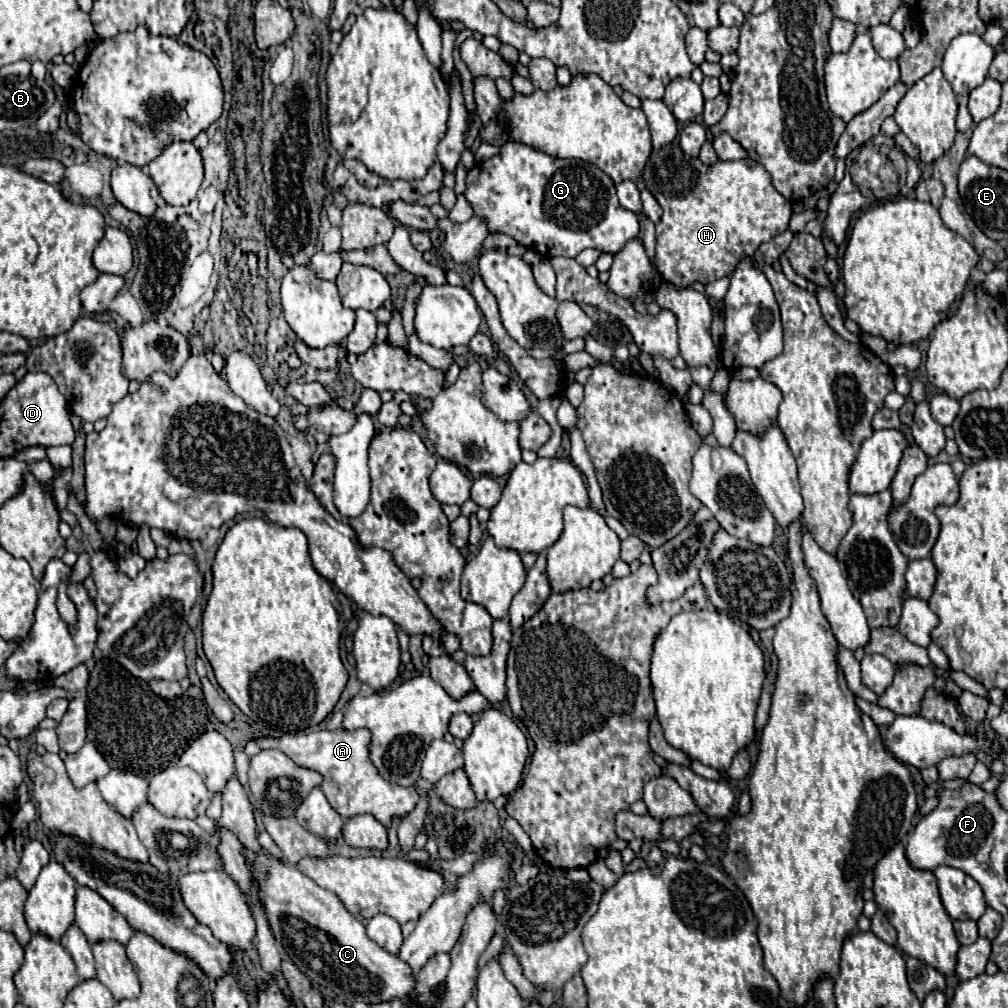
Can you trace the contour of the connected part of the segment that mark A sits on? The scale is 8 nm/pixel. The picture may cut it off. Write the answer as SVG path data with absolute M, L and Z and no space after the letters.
M322 729L304 735L282 735L278 739L264 737L256 739L256 743L260 745L260 749L280 749L296 765L318 771L324 777L320 787L328 803L340 817L350 819L368 813L380 819L384 827L390 827L394 817L404 817L414 809L418 795L414 787L400 787L380 777L380 773L376 771L376 767L372 767L372 761L368 759L368 739L372 739L372 733L364 729L354 729L354 731Z

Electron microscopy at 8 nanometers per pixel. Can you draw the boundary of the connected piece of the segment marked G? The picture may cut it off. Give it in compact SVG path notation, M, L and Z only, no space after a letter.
M508 141L502 145L500 155L476 163L466 177L466 199L474 207L474 213L488 219L488 227L494 233L504 233L520 245L538 251L542 257L576 257L582 249L594 247L606 253L618 253L624 243L632 241L640 233L638 217L632 211L620 209L614 181L596 165L580 159L560 159L536 151L528 145Z

